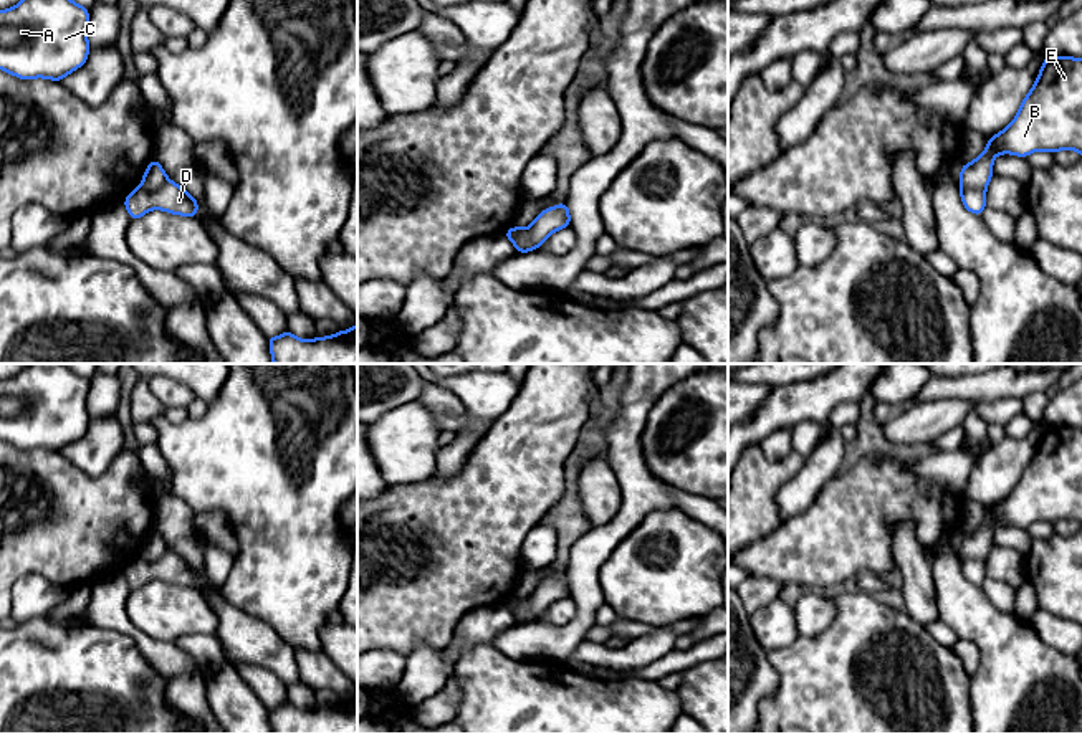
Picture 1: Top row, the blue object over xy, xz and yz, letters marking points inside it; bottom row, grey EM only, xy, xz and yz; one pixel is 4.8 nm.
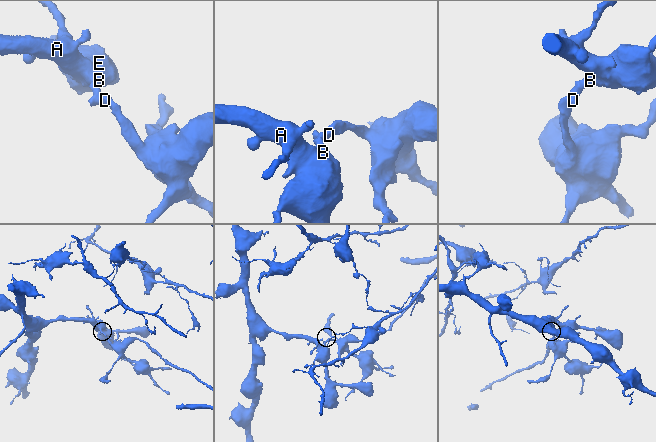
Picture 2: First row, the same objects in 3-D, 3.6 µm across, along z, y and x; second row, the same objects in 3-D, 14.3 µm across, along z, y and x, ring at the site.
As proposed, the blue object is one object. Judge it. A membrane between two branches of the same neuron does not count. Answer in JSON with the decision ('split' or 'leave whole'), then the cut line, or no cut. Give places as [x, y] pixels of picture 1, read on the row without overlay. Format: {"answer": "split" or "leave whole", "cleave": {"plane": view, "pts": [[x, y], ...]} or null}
{"answer": "split", "cleave": {"plane": "xy", "pts": [[167, 549], [153, 561], [141, 556]]}}

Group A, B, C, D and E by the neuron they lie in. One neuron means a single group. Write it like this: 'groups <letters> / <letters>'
groups A B C E / D

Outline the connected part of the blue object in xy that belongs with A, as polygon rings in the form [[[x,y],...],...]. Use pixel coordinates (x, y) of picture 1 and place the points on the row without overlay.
[[[28,364],[15,377],[0,380],[0,440],[20,450],[63,451],[88,430],[88,390],[89,379],[65,364]]]

